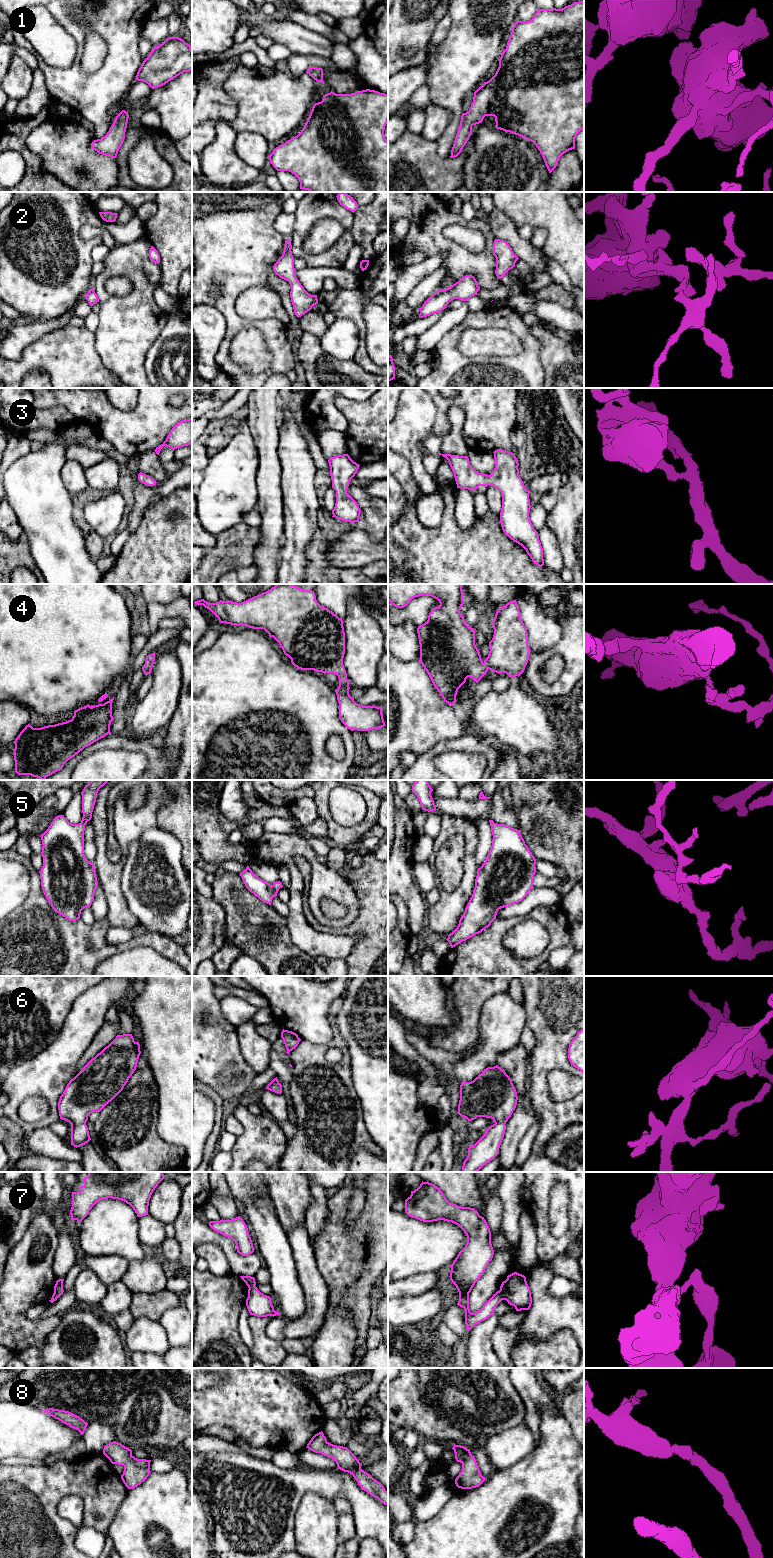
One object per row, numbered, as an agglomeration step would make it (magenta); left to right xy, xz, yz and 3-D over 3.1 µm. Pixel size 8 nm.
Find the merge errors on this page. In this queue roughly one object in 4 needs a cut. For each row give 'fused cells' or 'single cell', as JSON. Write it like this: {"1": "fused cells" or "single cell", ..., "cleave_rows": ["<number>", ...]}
{"1": "single cell", "2": "single cell", "3": "single cell", "4": "single cell", "5": "single cell", "6": "single cell", "7": "fused cells", "8": "single cell", "cleave_rows": ["7"]}

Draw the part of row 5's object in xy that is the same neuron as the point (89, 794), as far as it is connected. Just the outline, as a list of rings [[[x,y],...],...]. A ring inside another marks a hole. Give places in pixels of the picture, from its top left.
[[[91,780],[85,785],[82,795],[83,817],[79,824],[70,823],[64,815],[56,816],[48,829],[40,836],[42,840],[43,866],[40,873],[41,887],[55,912],[69,921],[80,919],[81,911],[90,907],[98,882],[94,864],[84,855],[85,825],[92,818],[97,793],[109,780]]]

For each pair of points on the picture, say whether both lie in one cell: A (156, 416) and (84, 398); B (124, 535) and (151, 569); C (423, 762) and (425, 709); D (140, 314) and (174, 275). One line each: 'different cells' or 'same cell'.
A: same cell
B: different cells
C: different cells
D: different cells

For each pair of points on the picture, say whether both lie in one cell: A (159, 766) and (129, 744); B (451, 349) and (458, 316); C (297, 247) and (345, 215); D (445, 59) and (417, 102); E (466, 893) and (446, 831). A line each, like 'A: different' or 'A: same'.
A: same
B: different
C: same
D: different
E: same

